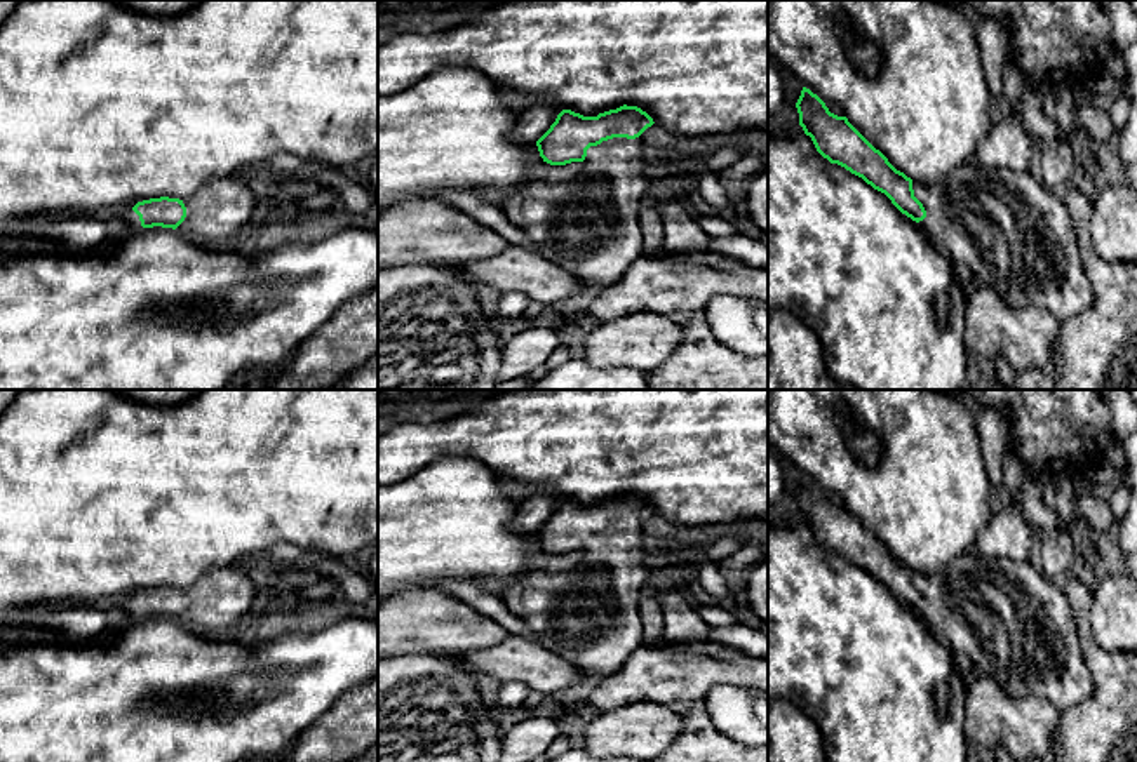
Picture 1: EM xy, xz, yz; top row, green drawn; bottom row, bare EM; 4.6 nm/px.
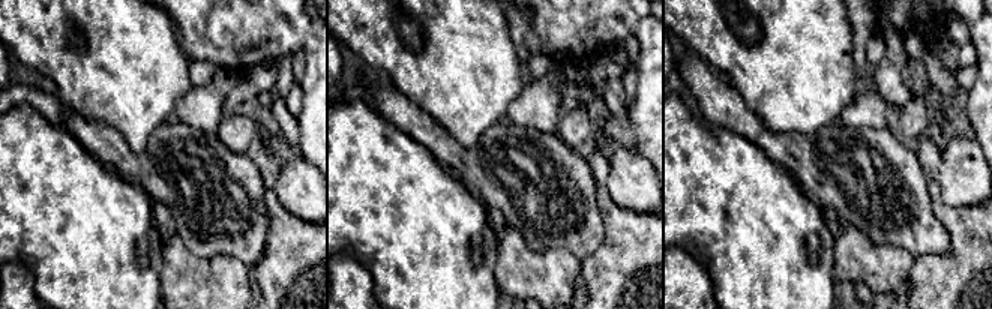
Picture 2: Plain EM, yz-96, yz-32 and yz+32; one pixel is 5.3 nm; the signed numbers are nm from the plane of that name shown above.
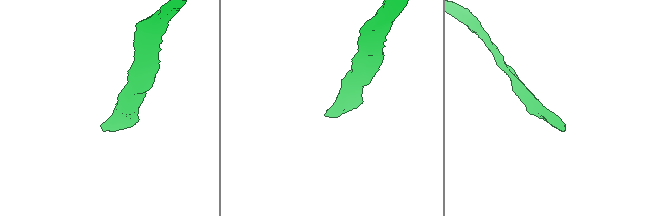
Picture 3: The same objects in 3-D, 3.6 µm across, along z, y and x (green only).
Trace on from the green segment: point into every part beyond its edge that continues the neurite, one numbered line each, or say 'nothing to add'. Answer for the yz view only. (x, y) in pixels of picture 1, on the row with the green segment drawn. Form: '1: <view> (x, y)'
1: yz (1015, 235)

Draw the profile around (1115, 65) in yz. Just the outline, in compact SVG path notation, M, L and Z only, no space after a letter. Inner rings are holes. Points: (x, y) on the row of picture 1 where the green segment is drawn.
M1109 50L1104 61L1104 68L1116 78L1116 80L1127 80L1128 78L1128 71L1127 71L1127 64L1121 57L1120 52L1116 50Z

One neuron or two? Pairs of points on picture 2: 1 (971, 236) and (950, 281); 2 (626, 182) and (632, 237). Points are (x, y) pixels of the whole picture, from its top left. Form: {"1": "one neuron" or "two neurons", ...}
{"1": "one neuron", "2": "two neurons"}

